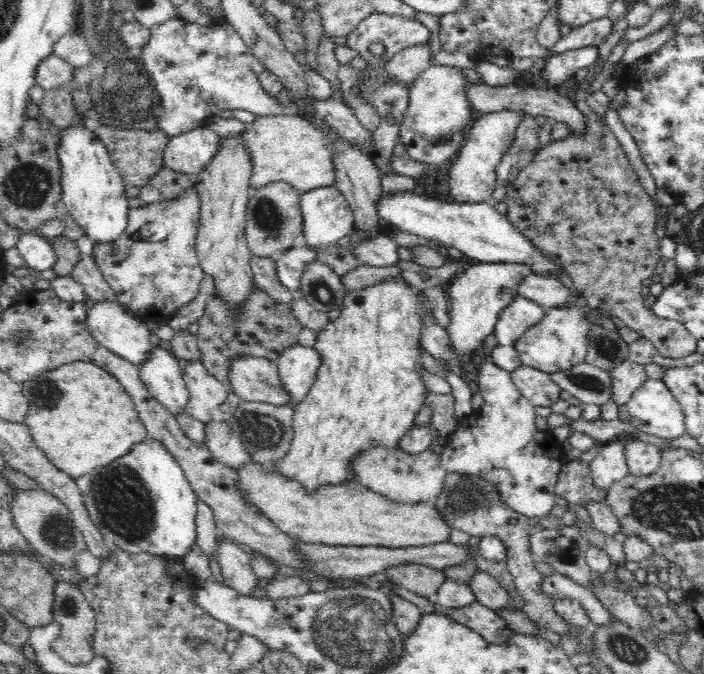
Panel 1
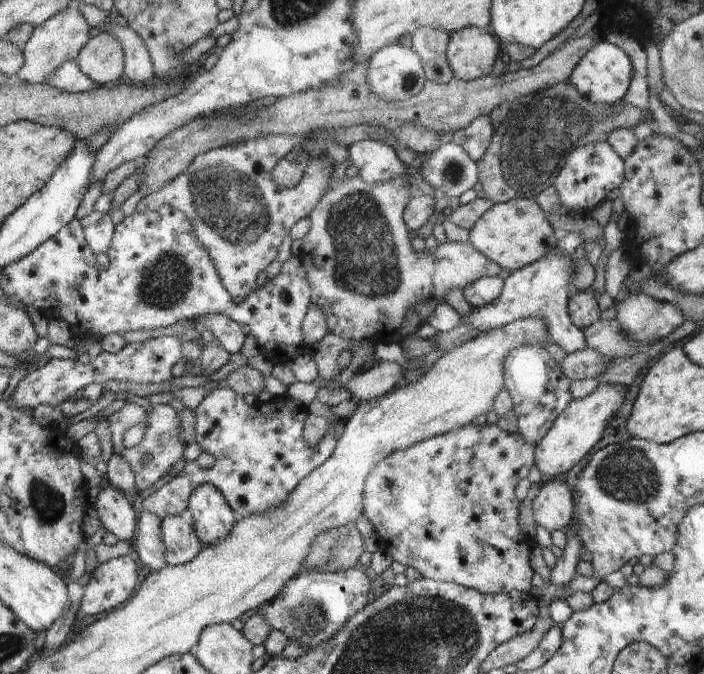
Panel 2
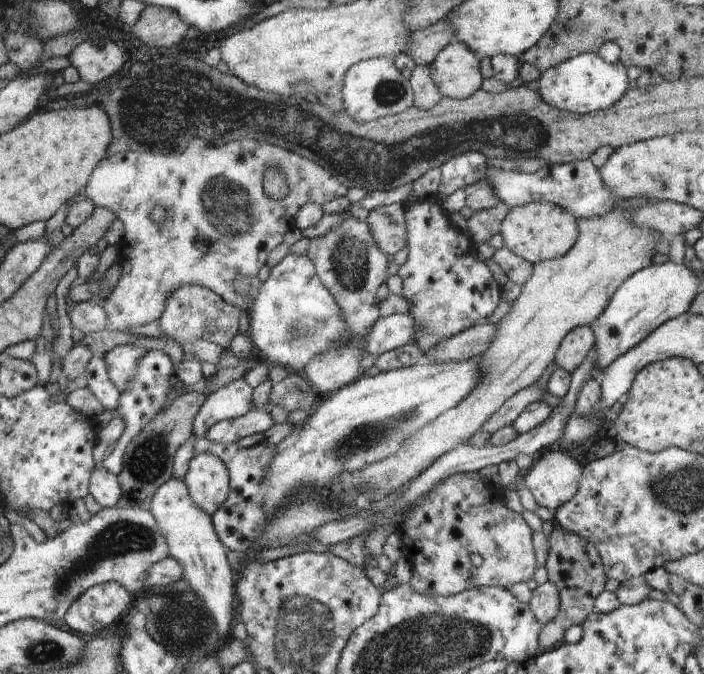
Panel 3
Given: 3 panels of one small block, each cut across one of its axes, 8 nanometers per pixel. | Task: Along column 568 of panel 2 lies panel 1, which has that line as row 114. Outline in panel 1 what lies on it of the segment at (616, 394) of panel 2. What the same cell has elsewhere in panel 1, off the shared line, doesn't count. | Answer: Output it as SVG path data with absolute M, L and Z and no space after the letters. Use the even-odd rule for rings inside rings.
M430 66L410 86L410 104L406 118L400 126L400 142L406 146L408 156L428 166L448 162L464 146L462 130L472 124L470 102L466 98L470 82L462 76L462 68Z

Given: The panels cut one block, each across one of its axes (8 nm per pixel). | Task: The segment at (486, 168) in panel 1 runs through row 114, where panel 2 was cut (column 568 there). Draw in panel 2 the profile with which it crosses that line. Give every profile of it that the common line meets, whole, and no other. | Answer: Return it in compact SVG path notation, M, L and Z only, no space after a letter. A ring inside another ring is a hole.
M549 480L541 482L541 490L533 498L533 518L537 526L543 526L549 534L565 530L573 518L573 490L567 482Z

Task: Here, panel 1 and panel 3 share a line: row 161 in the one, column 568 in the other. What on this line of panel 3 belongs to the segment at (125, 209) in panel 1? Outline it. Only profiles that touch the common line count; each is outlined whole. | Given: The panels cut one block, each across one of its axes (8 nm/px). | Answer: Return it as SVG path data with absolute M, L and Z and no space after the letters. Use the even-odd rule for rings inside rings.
M579 54L571 60L565 60L555 68L545 70L535 82L535 90L547 104L579 116L611 108L623 98L627 88L629 88L627 68L621 62L607 64L597 54Z

